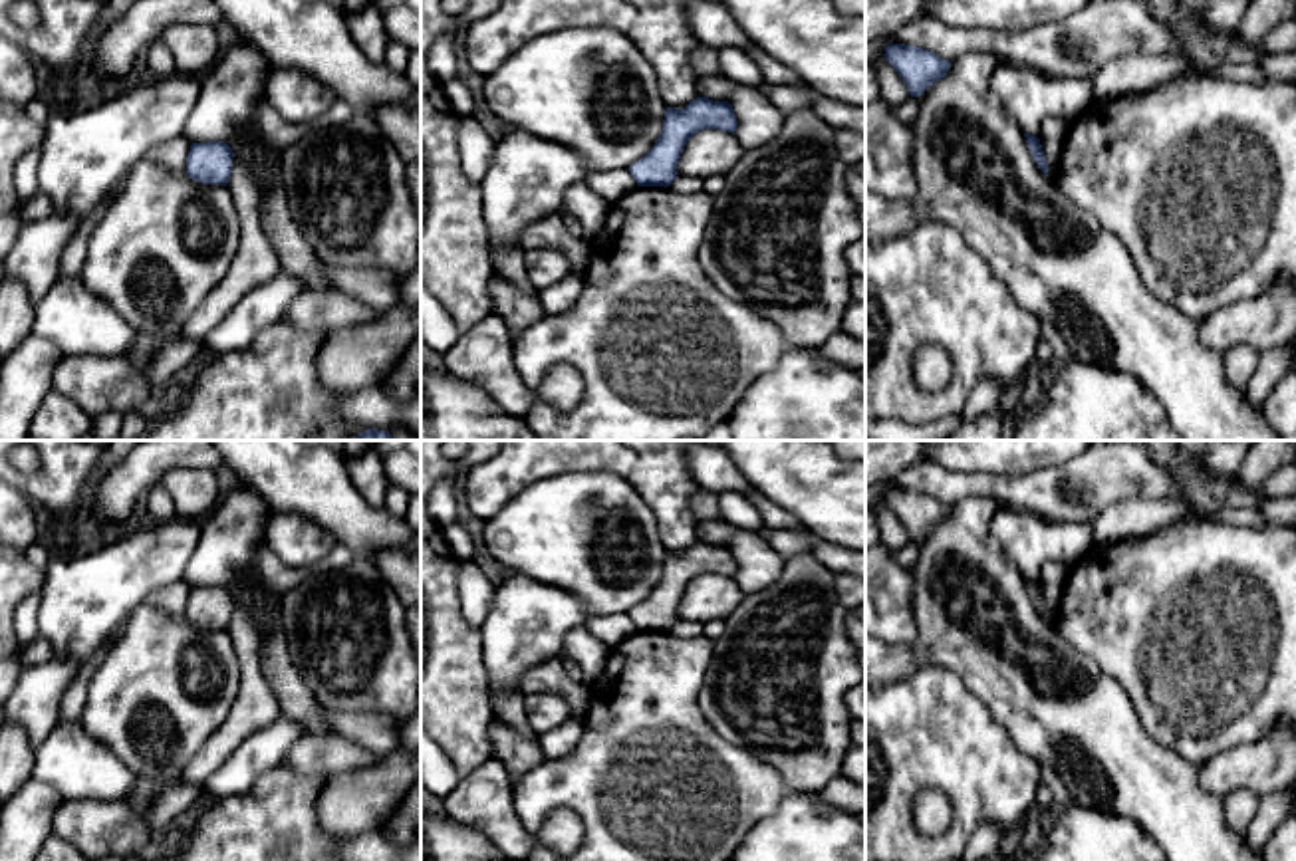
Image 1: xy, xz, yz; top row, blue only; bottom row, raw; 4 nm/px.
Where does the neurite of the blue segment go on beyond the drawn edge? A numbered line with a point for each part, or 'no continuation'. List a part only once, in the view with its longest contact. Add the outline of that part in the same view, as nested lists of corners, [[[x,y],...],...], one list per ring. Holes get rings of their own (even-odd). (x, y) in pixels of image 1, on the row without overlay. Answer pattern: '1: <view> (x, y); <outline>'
no continuation

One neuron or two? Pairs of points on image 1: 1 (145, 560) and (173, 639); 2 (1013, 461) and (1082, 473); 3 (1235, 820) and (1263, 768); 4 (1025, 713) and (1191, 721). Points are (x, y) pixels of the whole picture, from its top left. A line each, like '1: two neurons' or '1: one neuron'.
1: two neurons
2: two neurons
3: two neurons
4: two neurons

